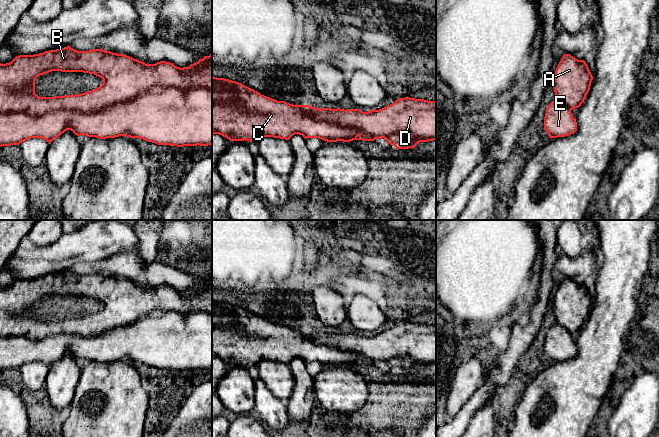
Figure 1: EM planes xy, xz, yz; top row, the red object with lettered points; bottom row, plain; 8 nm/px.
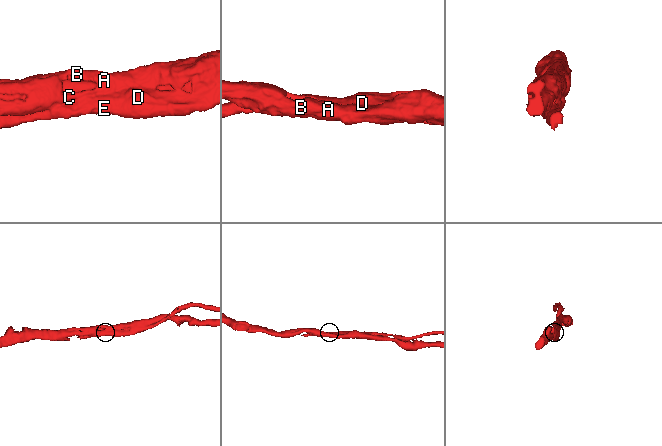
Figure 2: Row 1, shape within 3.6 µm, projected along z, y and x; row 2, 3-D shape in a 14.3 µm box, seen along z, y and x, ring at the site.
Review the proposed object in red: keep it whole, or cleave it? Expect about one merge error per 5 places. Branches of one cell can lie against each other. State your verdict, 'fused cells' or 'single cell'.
single cell

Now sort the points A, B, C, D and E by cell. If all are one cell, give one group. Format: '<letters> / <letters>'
A B C D E

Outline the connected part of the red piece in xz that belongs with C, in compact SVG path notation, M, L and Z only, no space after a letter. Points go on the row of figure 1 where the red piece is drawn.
M212 76L212 134L222 135L230 141L250 142L262 137L289 140L295 134L305 139L319 138L327 142L384 138L396 149L409 149L420 142L436 140L436 101L398 98L382 109L368 112L360 109L319 109L277 101L242 83Z

